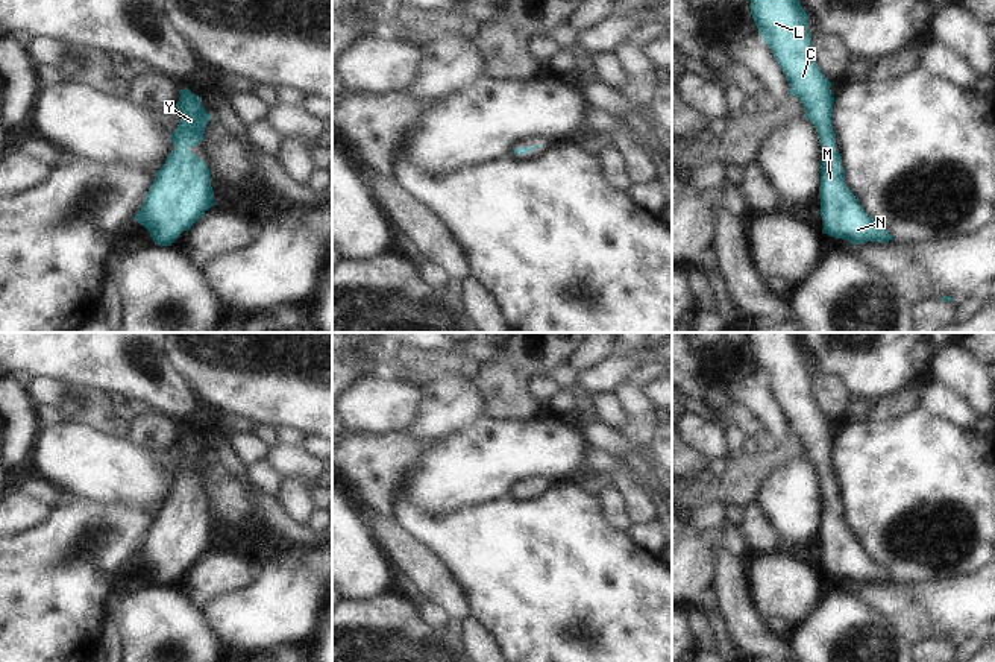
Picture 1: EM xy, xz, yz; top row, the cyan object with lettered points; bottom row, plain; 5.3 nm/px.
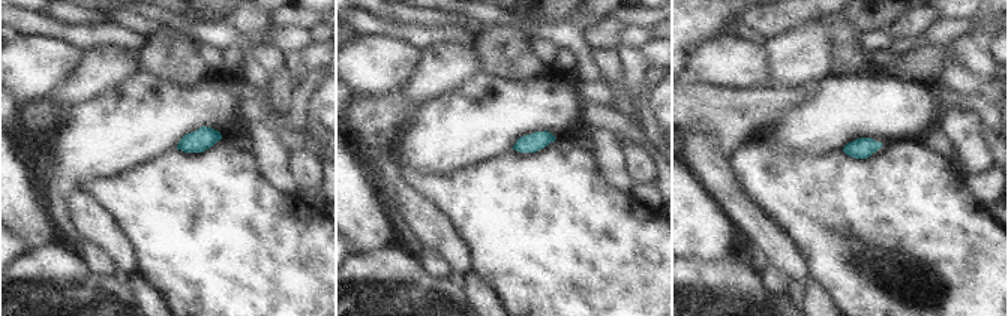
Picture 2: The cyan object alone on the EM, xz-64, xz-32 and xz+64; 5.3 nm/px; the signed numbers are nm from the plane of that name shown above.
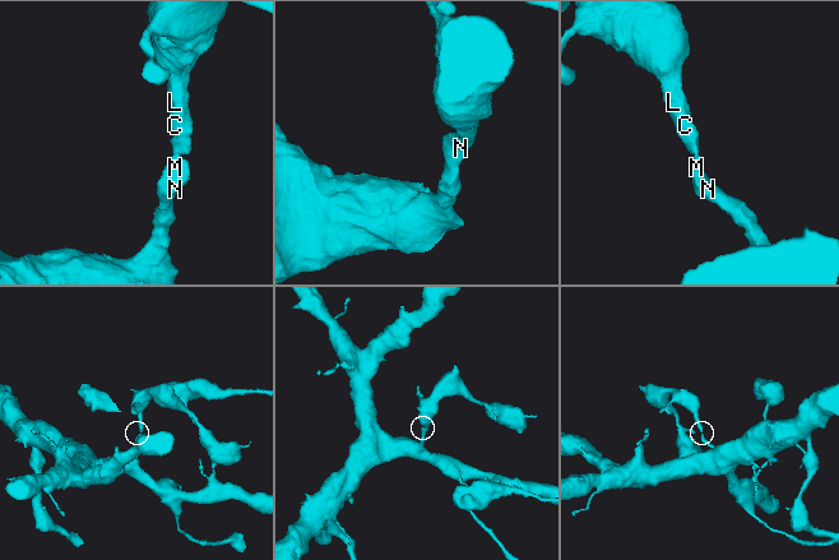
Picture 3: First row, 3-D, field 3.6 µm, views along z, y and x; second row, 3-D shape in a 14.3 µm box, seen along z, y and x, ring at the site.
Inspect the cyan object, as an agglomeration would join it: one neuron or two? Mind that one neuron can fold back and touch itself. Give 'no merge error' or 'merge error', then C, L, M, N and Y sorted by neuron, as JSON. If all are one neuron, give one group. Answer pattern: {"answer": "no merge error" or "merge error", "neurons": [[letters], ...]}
{"answer": "no merge error", "neurons": [["C", "L", "M", "N", "Y"]]}

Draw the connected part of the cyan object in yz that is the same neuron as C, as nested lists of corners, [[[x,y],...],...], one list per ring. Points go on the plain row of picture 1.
[[[748,333],[751,355],[758,375],[772,390],[790,428],[790,436],[804,446],[827,492],[821,501],[821,557],[822,574],[849,580],[886,583],[892,575],[871,559],[845,524],[842,496],[834,489],[831,452],[834,437],[831,422],[821,413],[810,386],[808,357],[796,333]]]

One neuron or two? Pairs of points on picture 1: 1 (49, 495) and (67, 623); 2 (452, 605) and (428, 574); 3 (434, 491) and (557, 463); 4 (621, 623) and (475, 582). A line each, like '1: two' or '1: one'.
1: two
2: one
3: one
4: one

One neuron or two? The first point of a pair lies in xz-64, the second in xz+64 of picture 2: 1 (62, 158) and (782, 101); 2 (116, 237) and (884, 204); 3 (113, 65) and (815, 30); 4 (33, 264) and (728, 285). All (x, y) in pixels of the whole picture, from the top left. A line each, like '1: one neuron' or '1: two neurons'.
1: two neurons
2: two neurons
3: one neuron
4: one neuron

